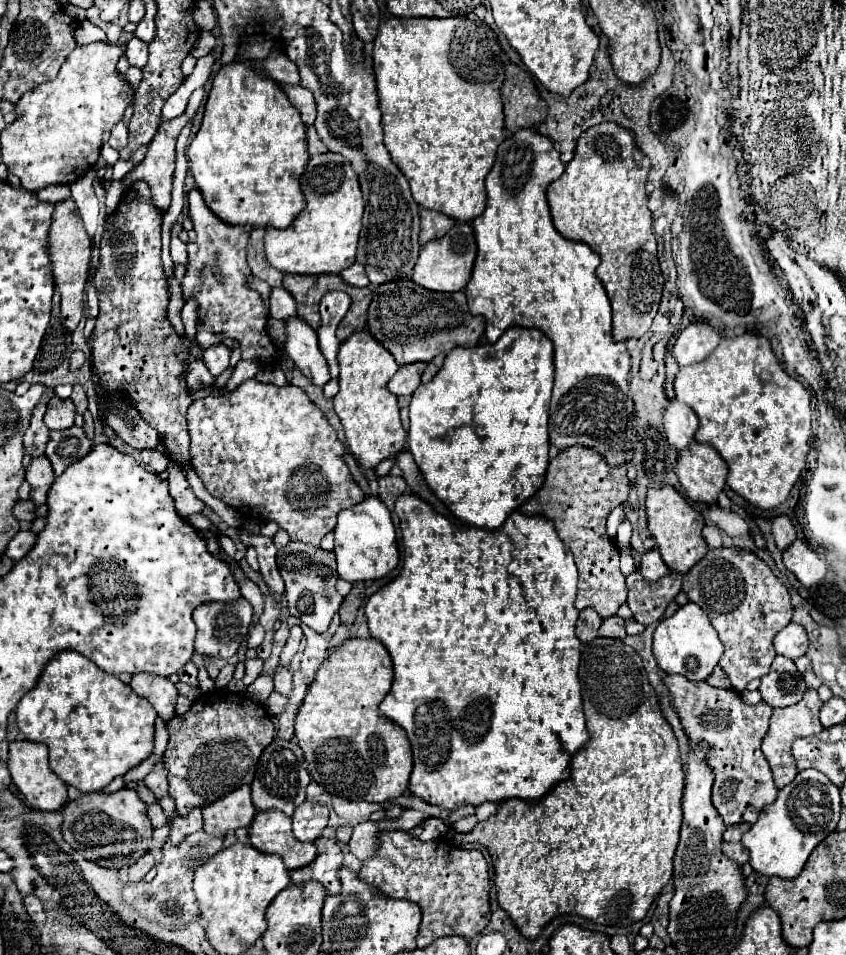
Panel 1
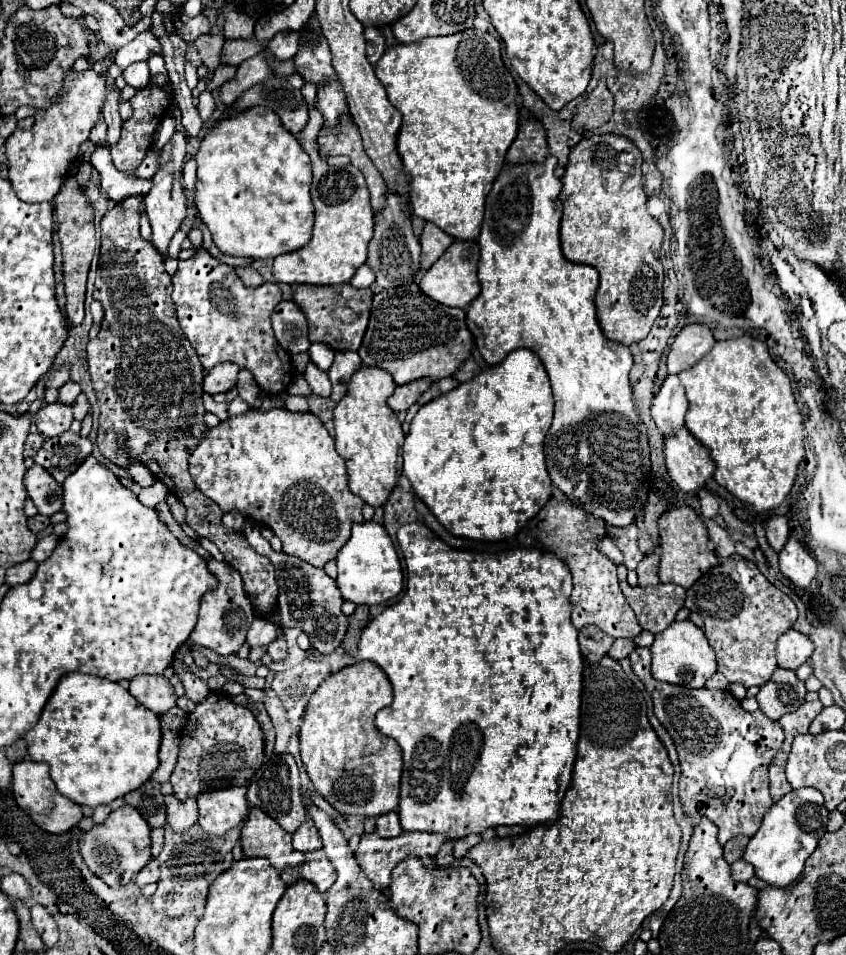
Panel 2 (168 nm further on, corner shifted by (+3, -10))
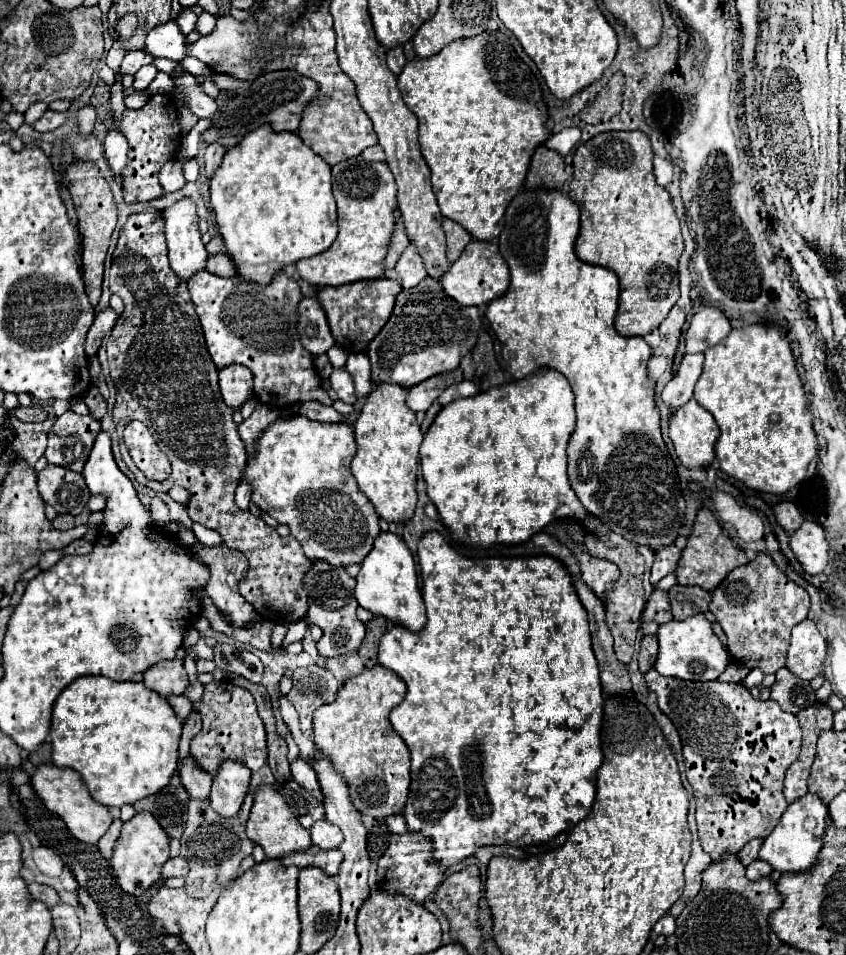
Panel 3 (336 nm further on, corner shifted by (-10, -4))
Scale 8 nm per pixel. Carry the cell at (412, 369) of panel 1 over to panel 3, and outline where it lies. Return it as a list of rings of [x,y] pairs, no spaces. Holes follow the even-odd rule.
[[[454,369],[450,373],[440,373],[440,375],[434,375],[414,387],[408,389],[408,399],[406,399],[406,405],[412,409],[412,411],[426,411],[432,401],[438,399],[438,395],[452,383],[460,383],[462,381],[462,371],[460,369]]]

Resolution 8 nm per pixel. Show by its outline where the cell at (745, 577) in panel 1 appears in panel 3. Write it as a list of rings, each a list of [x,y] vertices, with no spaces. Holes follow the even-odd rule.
[[[758,553],[756,559],[752,559],[746,565],[740,565],[732,569],[726,579],[712,591],[710,611],[714,613],[716,621],[722,625],[726,637],[728,637],[728,653],[734,661],[742,663],[748,669],[760,669],[762,673],[776,673],[782,665],[786,665],[786,653],[790,645],[790,631],[798,621],[804,621],[810,609],[810,595],[798,587],[794,581],[790,581],[772,561],[770,555]]]

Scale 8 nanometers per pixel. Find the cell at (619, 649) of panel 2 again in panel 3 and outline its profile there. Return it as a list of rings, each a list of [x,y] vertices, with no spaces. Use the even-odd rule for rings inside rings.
[[[644,635],[640,641],[640,651],[638,651],[638,663],[642,673],[646,673],[652,667],[652,663],[656,661],[656,655],[658,655],[656,635]]]

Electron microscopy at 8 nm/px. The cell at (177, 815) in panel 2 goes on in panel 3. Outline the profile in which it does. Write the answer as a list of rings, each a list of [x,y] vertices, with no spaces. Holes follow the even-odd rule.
[[[188,757],[180,769],[180,781],[186,787],[186,793],[190,799],[208,799],[210,787],[212,787],[212,777],[204,773],[200,767],[192,763],[192,757]]]

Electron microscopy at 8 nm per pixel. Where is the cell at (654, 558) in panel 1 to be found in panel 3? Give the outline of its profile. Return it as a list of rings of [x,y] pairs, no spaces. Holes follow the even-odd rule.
[[[666,545],[660,551],[656,551],[656,559],[654,559],[654,565],[652,565],[652,575],[650,575],[652,585],[656,585],[662,577],[674,573],[676,563],[680,559],[680,553],[682,551],[676,545]]]

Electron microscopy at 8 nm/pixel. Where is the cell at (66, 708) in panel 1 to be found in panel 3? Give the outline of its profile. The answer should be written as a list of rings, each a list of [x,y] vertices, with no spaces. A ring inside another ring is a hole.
[[[82,675],[74,679],[56,699],[52,711],[52,761],[58,767],[70,767],[80,773],[94,801],[106,807],[122,807],[148,797],[168,785],[178,763],[178,741],[182,723],[176,717],[170,703],[154,691],[148,691],[144,683],[112,681],[100,675]]]

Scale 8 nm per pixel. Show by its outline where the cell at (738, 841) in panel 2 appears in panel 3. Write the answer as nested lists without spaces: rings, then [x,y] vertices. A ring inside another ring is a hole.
[[[752,839],[750,843],[746,843],[746,847],[742,847],[742,851],[738,853],[738,859],[742,861],[742,865],[748,865],[750,861],[754,861],[758,857],[758,851],[762,847],[762,839]]]

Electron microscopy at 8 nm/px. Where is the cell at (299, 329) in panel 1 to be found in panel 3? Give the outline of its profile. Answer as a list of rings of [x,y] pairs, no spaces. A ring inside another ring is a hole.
[[[334,369],[330,375],[330,383],[332,389],[338,393],[338,399],[344,403],[354,403],[356,395],[354,395],[354,383],[352,377],[346,369]]]

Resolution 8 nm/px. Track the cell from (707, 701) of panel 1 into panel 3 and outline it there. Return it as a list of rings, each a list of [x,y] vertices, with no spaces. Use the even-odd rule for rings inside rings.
[[[650,667],[644,677],[648,687],[658,695],[660,711],[670,717],[680,733],[686,777],[696,799],[696,823],[702,849],[712,859],[720,859],[720,855],[726,851],[736,855],[754,837],[768,837],[788,807],[782,795],[782,783],[786,769],[794,763],[800,751],[802,729],[798,727],[798,717],[784,713],[772,699],[756,701],[742,683],[682,681],[664,677],[654,667]]]

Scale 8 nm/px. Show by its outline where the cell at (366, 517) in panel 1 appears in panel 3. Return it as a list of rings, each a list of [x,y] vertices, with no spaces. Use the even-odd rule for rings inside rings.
[[[380,533],[374,539],[372,551],[364,557],[360,573],[356,575],[354,597],[360,607],[372,611],[374,615],[382,615],[394,623],[408,627],[410,631],[420,631],[426,623],[426,611],[422,603],[422,595],[418,591],[418,575],[414,557],[404,543],[404,539],[396,533]]]

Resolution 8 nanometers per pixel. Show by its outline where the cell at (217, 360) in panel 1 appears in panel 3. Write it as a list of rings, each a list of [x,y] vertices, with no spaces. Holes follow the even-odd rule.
[[[230,365],[220,369],[220,391],[228,407],[240,407],[246,399],[252,397],[252,373],[248,367]]]

